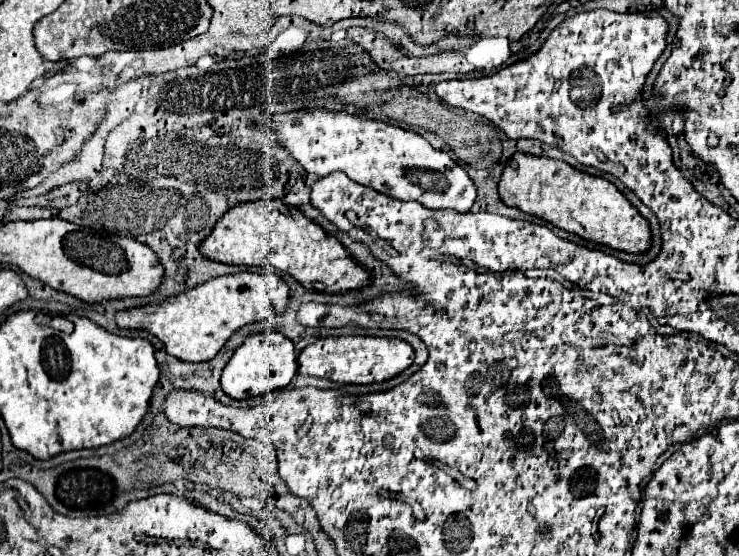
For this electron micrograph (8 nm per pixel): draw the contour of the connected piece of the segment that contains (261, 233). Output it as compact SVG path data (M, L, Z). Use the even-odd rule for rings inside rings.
M280 199L236 205L216 223L214 233L204 239L200 251L218 263L276 267L290 273L310 291L316 289L316 283L324 283L324 293L330 295L362 289L372 281L368 269L360 265L336 237L328 235L318 223L304 217L296 205L288 205Z

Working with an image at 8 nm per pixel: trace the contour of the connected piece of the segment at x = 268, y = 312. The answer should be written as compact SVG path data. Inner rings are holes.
M236 273L236 275L224 275L224 277L216 277L216 281L208 281L208 285L198 285L196 289L190 289L190 293L180 293L180 297L174 297L174 299L168 299L164 303L152 303L152 305L146 305L146 307L138 307L138 309L128 309L128 311L118 311L116 313L116 323L124 329L144 329L148 333L152 333L154 337L158 337L164 345L166 345L166 351L174 357L178 357L180 361L194 361L194 363L200 363L200 361L210 361L216 357L216 353L224 347L224 343L244 325L250 325L250 323L256 323L256 321L272 321L276 319L278 315L286 313L288 309L288 303L290 303L290 289L286 285L286 281L274 273Z

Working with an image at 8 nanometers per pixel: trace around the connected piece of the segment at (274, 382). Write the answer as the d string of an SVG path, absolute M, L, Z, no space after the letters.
M278 331L258 333L244 339L244 343L236 349L228 365L222 373L222 389L232 399L250 399L264 397L272 391L284 389L298 371L298 359L294 353L294 345L288 337Z

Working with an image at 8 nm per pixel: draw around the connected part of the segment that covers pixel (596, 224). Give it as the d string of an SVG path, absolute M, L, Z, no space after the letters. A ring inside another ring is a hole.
M516 153L500 179L500 197L506 205L544 219L558 229L570 231L586 241L612 247L626 253L646 253L652 245L648 219L618 191L616 185L570 167L564 161Z

